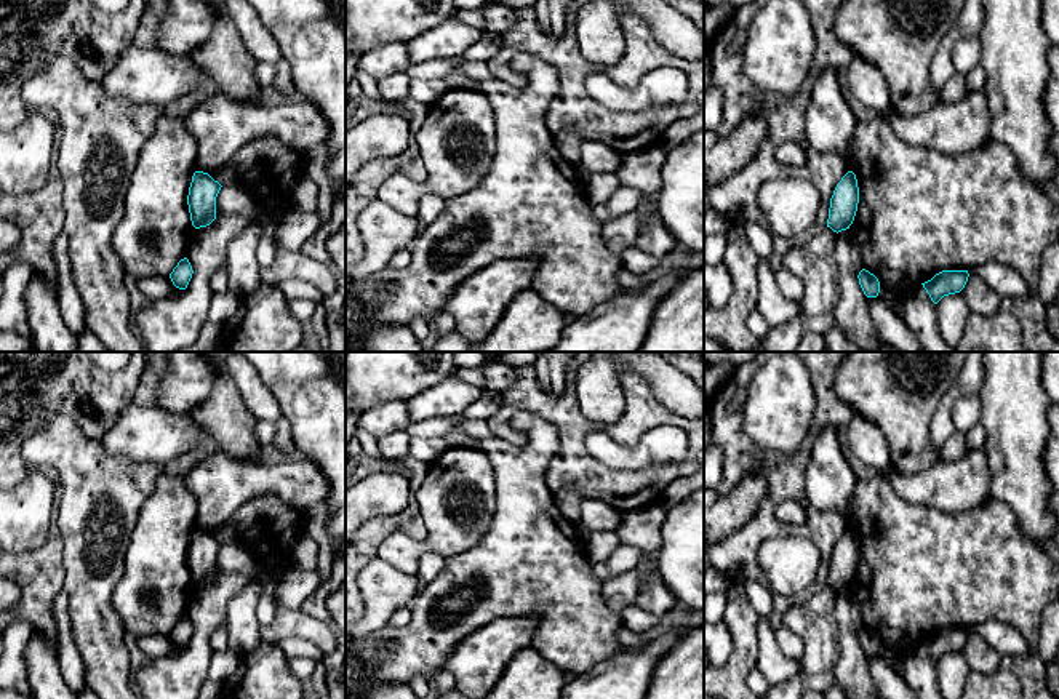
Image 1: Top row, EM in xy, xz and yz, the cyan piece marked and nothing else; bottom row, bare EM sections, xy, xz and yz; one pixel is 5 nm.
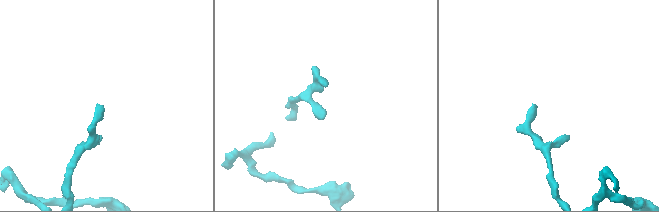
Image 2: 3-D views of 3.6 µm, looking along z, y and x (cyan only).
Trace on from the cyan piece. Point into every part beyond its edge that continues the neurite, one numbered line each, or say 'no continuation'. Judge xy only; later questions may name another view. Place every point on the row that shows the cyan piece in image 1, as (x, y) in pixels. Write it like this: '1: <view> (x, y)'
no continuation

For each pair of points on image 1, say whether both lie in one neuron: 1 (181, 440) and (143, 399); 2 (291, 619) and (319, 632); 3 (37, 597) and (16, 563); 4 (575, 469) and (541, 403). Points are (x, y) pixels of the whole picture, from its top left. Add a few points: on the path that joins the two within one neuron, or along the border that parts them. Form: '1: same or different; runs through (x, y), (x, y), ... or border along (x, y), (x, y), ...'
1: different; border along (133, 400), (143, 407), (155, 407)
2: same; runs through (298, 624), (312, 631)
3: same; runs through (37, 589), (37, 584), (24, 571)
4: same; runs through (571, 451), (571, 431), (559, 418)

